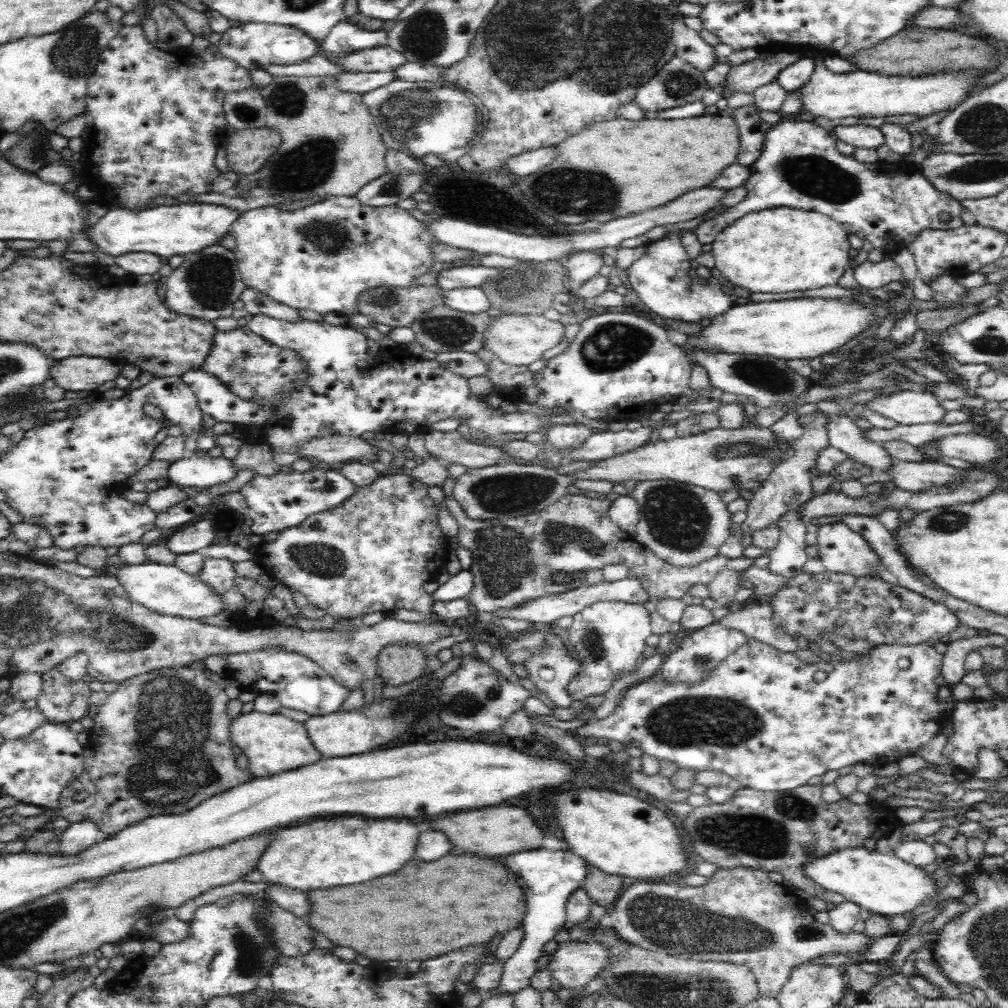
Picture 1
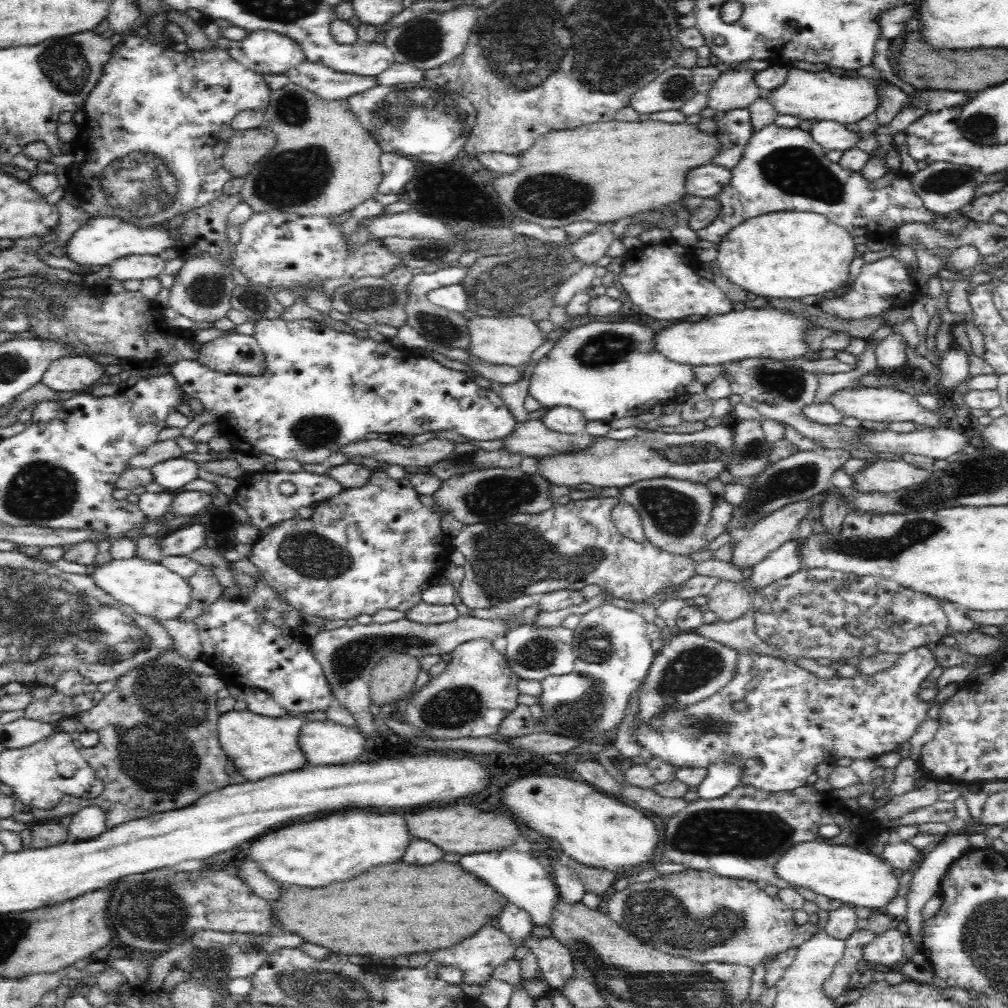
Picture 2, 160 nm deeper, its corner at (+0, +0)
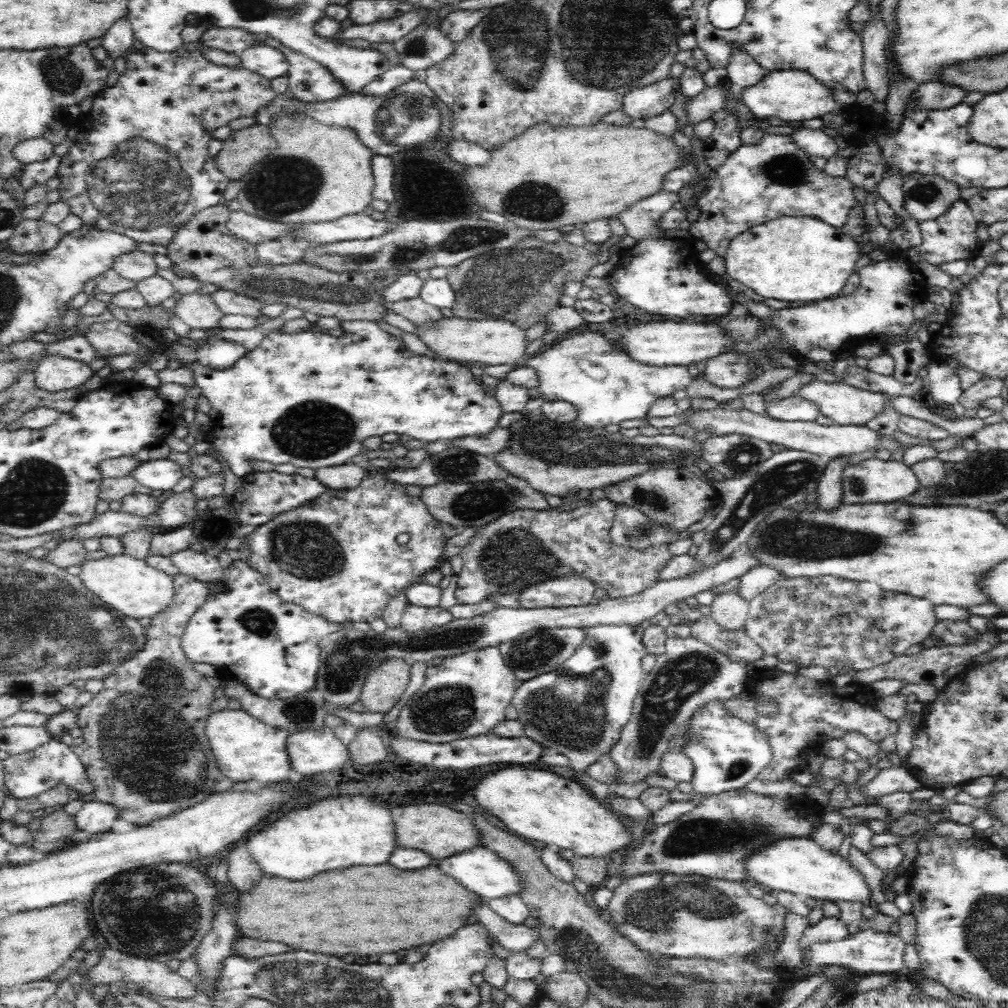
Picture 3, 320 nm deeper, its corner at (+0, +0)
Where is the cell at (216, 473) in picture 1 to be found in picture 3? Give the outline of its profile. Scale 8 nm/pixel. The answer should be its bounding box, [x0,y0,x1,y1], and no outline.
[128,458,183,495]

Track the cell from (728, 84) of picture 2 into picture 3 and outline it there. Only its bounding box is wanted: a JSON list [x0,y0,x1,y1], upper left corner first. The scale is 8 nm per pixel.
[685,88,727,125]

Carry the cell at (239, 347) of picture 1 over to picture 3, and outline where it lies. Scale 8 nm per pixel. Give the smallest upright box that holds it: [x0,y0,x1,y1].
[197,339,246,370]

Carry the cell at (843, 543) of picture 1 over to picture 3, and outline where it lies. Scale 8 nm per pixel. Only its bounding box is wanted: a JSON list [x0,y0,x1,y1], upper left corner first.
[818,454,852,511]

